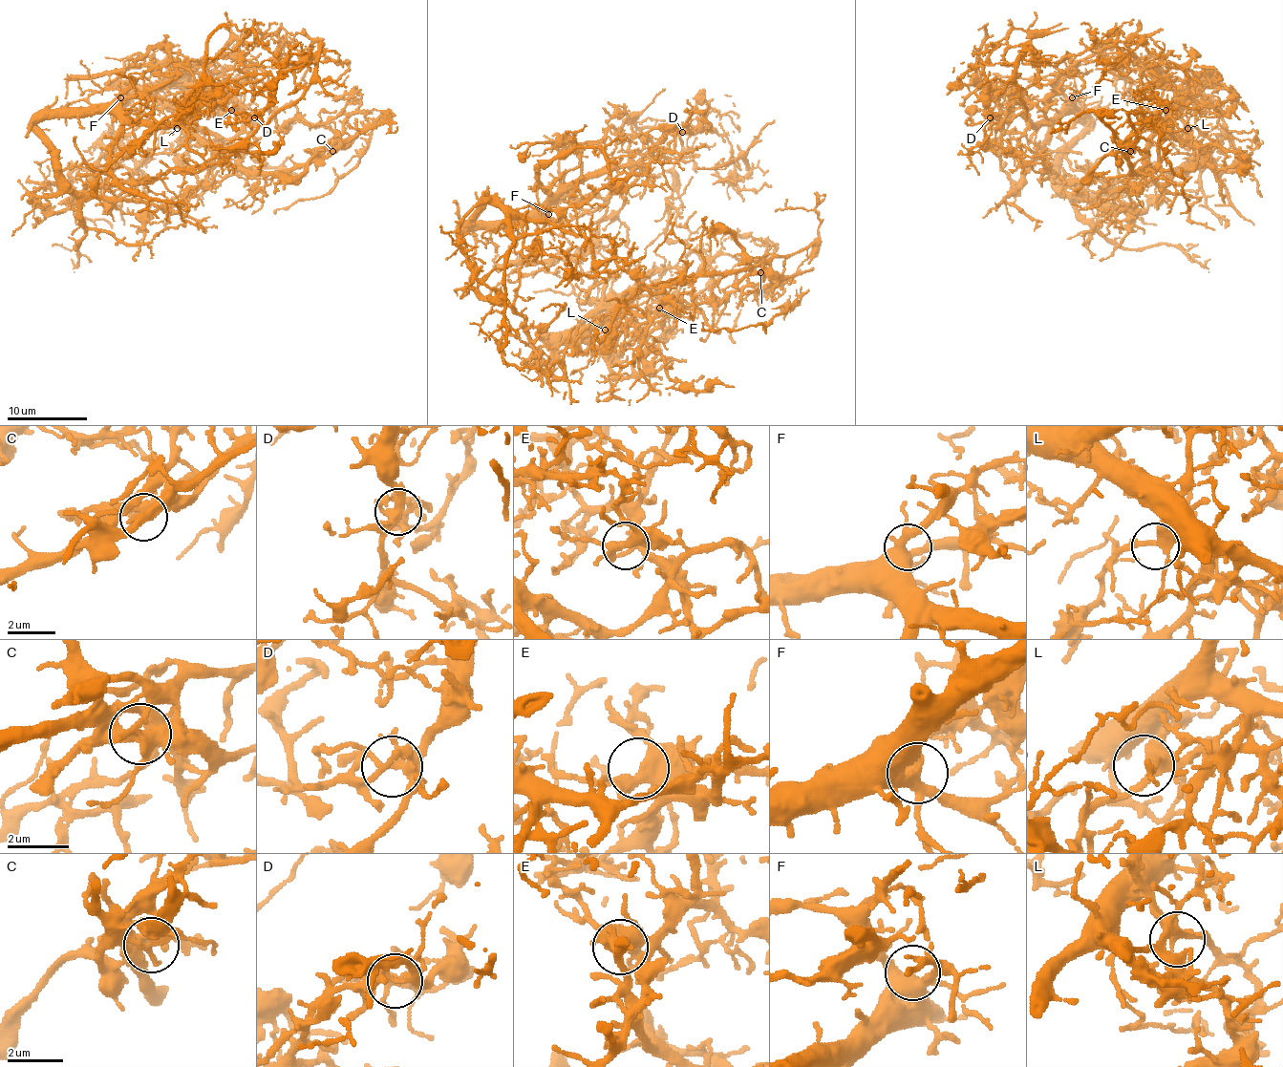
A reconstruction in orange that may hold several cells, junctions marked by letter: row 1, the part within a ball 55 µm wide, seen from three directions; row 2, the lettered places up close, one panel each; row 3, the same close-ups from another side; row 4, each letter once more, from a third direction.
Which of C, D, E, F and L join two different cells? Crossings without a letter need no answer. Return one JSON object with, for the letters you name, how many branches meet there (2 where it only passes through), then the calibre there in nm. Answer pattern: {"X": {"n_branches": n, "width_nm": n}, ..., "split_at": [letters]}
{"C": {"n_branches": 5, "width_nm": 340}, "D": {"n_branches": 5, "width_nm": 280}, "split_at": ["C", "D"]}

